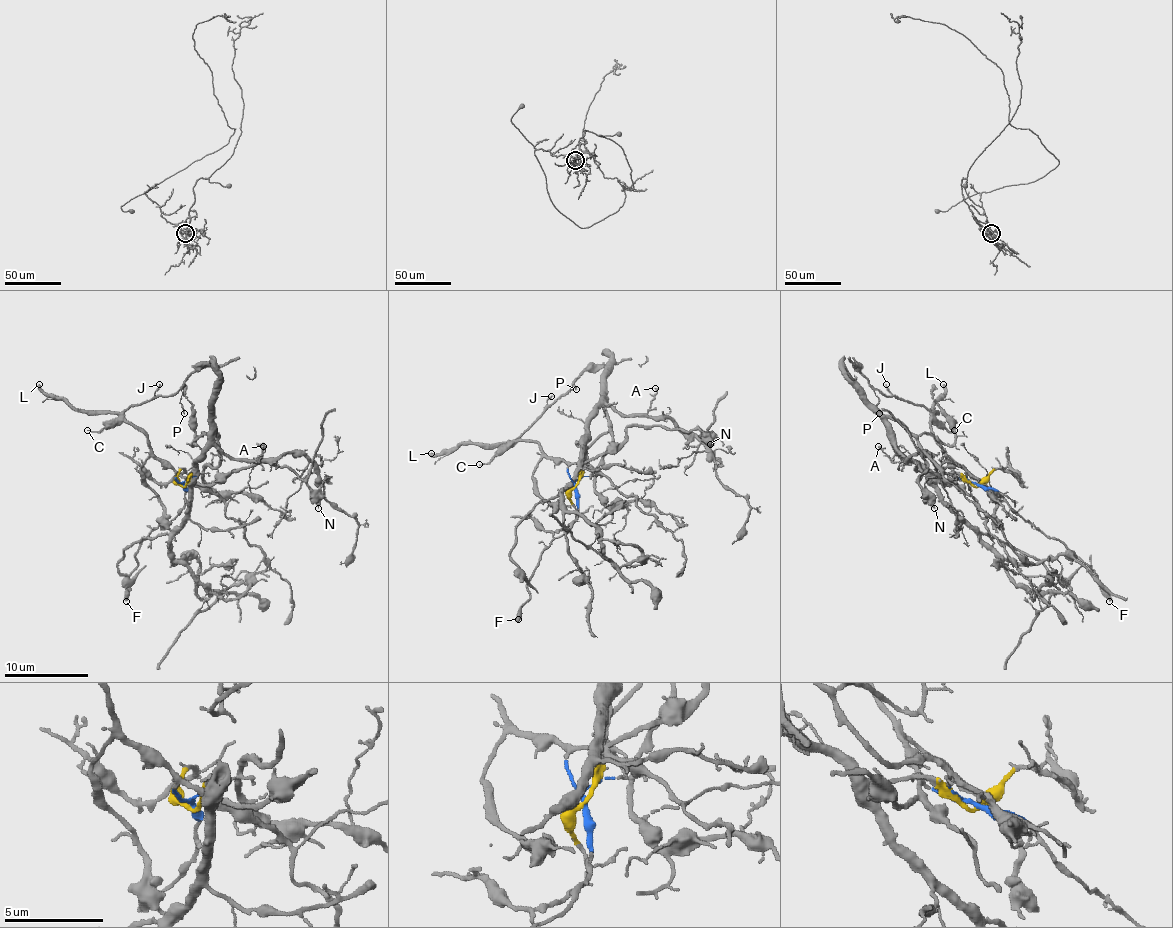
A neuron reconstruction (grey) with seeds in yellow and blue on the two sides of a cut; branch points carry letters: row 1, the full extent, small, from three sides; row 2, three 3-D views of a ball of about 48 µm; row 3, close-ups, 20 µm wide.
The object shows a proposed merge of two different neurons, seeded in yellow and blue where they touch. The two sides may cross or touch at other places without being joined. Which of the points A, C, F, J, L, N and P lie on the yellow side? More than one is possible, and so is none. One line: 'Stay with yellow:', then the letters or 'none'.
Stay with yellow: A

